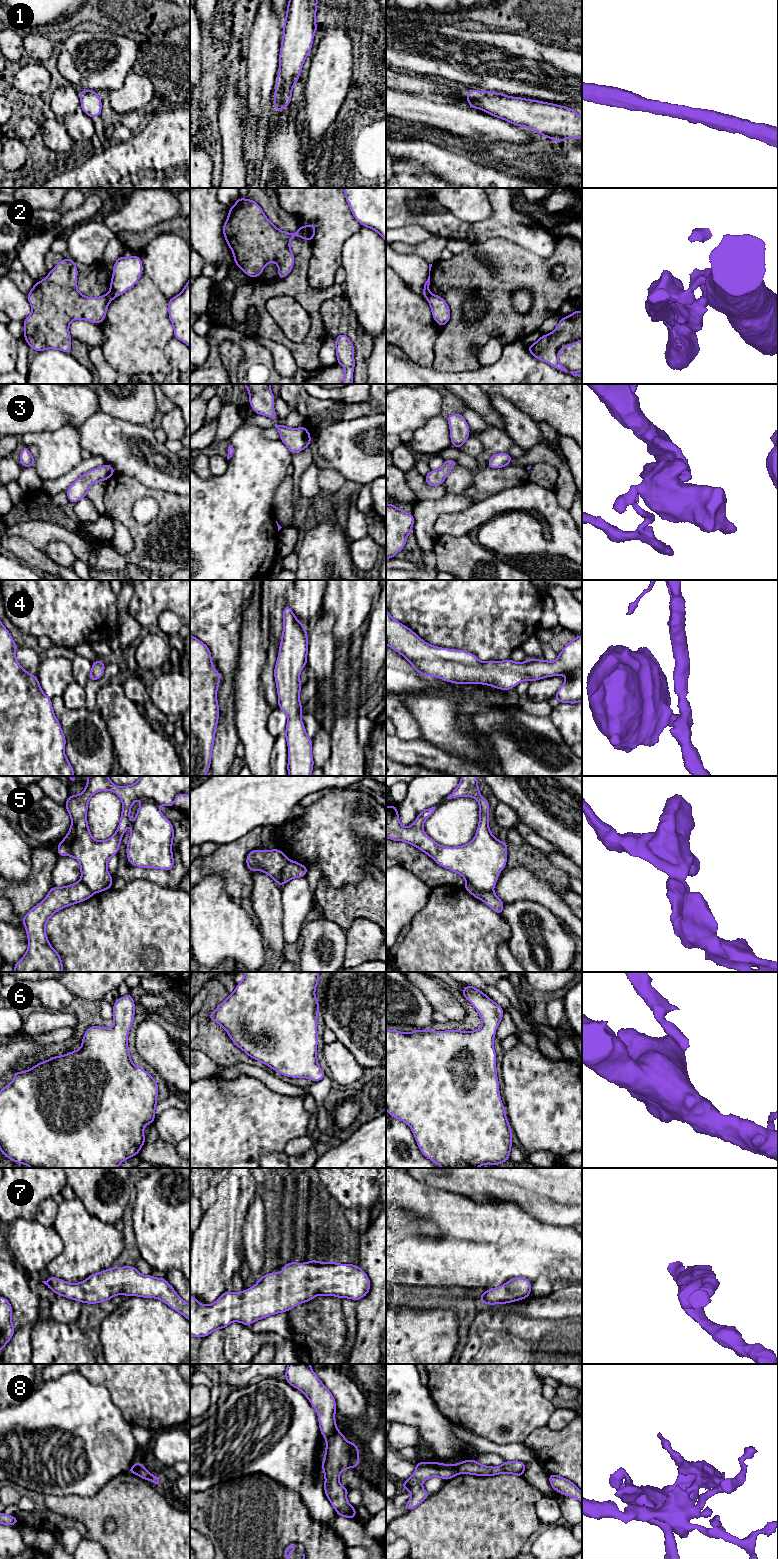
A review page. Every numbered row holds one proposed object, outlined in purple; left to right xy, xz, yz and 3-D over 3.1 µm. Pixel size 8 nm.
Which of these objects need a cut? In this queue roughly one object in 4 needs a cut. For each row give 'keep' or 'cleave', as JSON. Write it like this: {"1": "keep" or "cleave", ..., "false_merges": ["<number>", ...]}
{"1": "keep", "2": "cleave", "3": "keep", "4": "keep", "5": "cleave", "6": "keep", "7": "keep", "8": "cleave", "false_merges": ["2", "5", "8"]}

